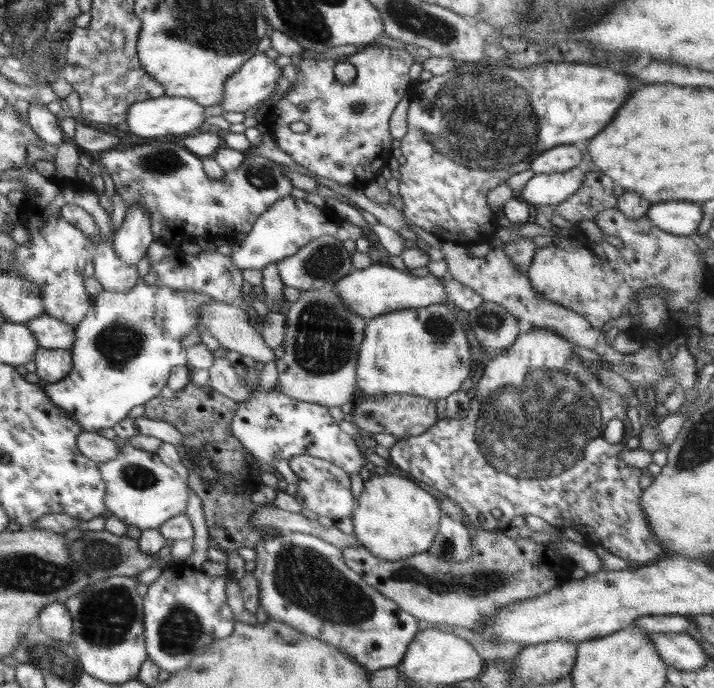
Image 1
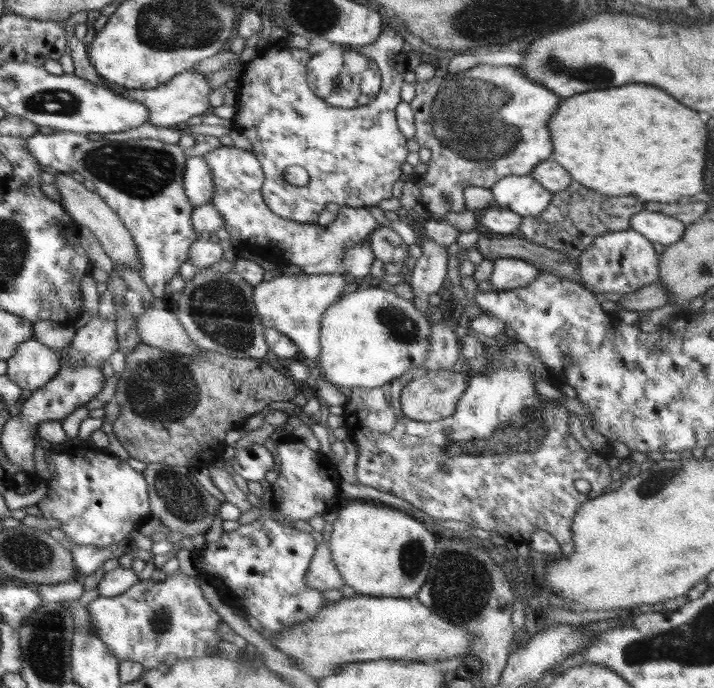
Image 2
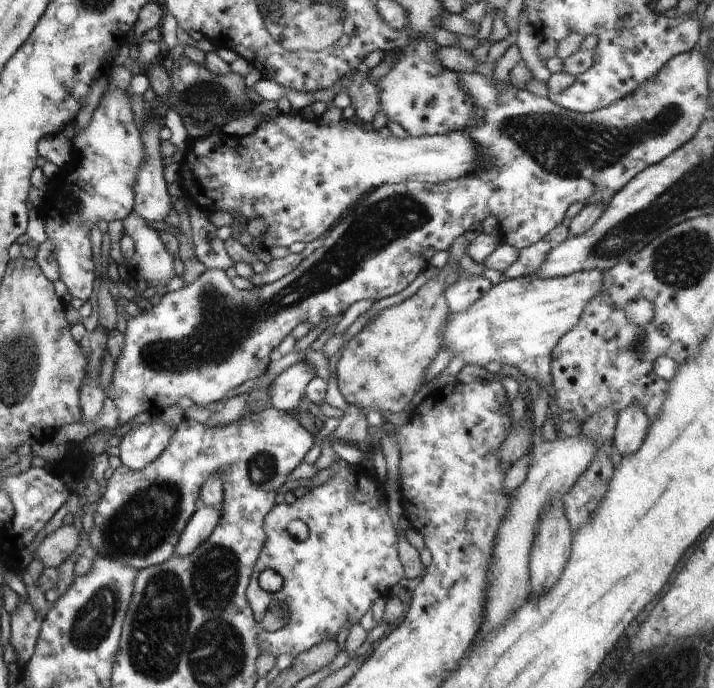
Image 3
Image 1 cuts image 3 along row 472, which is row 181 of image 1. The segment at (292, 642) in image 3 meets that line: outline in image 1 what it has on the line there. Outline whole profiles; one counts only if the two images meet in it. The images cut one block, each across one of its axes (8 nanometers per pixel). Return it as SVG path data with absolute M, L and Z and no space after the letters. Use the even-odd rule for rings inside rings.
M368 45L353 55L340 59L295 60L297 81L287 95L280 99L261 124L269 127L278 148L296 163L308 168L318 177L325 177L339 185L362 189L375 181L387 166L395 151L389 132L390 117L402 97L413 87L408 72L415 59L404 48ZM338 62L356 67L357 75L350 84L342 84L334 75ZM294 122L304 122L308 131L296 134L290 130Z

